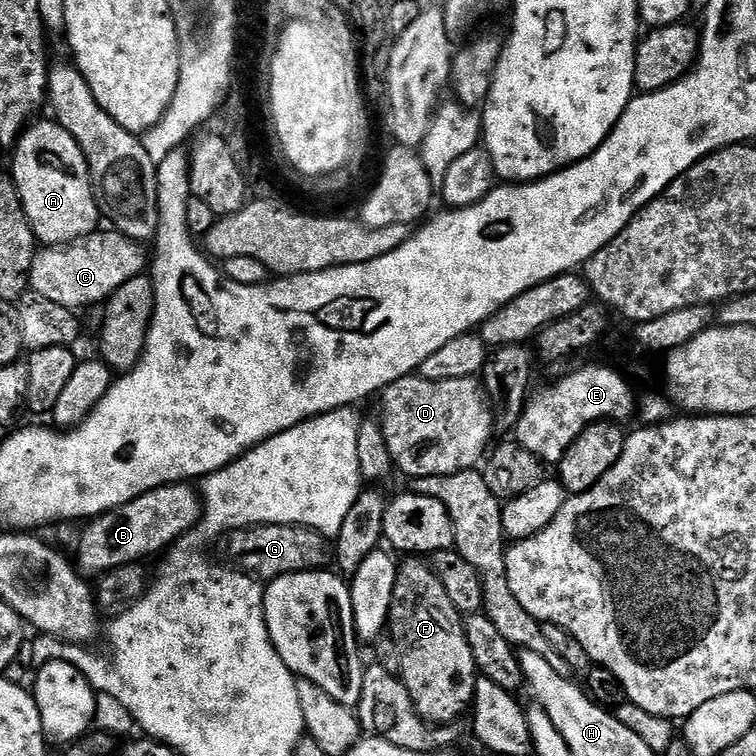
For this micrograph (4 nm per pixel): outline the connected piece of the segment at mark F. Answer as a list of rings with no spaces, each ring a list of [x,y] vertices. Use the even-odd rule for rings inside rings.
[[[408,558],[396,570],[394,594],[388,611],[387,631],[392,631],[400,655],[398,675],[423,720],[452,726],[472,707],[478,673],[474,650],[466,638],[465,617],[450,600],[442,580],[424,558]]]

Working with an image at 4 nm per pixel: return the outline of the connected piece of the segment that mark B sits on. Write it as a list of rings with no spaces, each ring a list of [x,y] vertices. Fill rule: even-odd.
[[[191,483],[167,484],[150,490],[121,508],[104,512],[87,521],[80,545],[76,548],[74,563],[81,573],[103,574],[123,564],[143,561],[143,556],[163,553],[172,547],[180,537],[196,527],[202,511],[202,496]],[[93,556],[93,560],[91,560]]]

